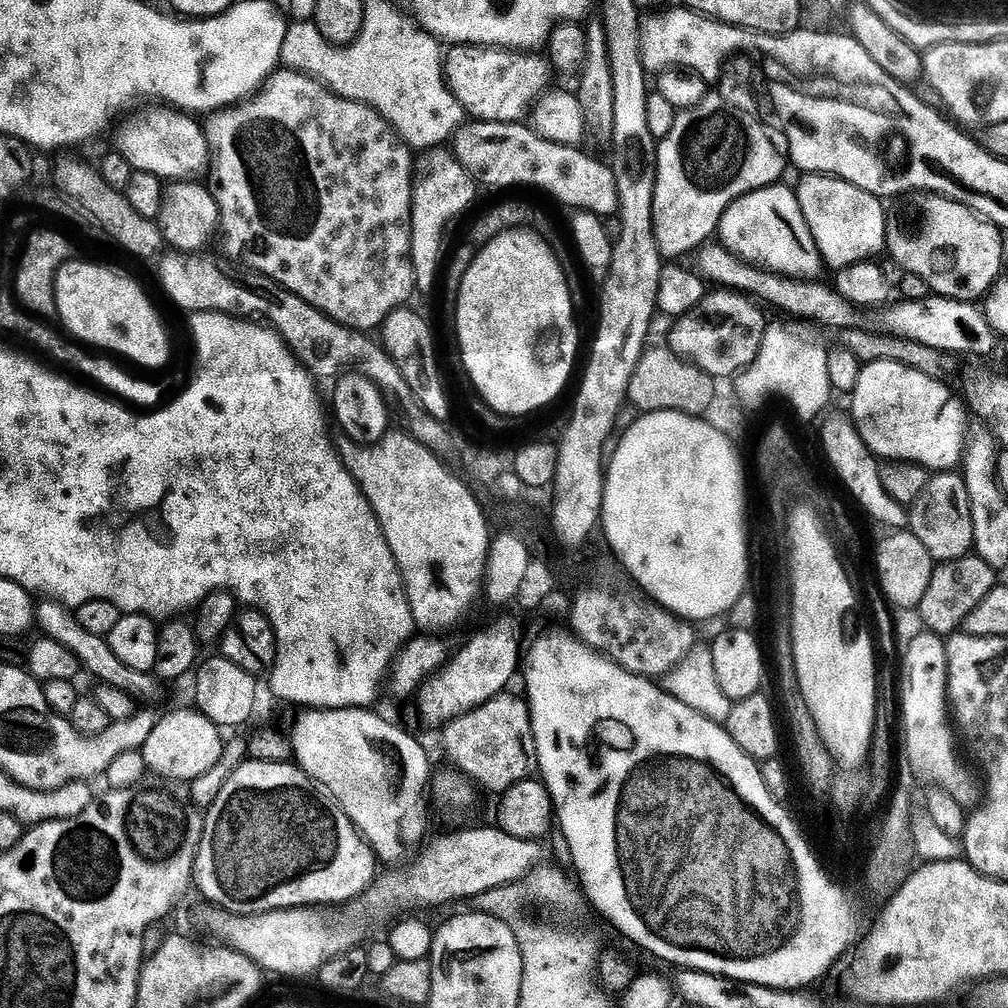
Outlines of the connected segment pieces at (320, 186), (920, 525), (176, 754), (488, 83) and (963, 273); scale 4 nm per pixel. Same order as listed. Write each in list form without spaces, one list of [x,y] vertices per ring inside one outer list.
[[[278,70],[274,72],[271,78],[267,81],[266,89],[259,93],[256,104],[245,103],[243,106],[233,107],[231,110],[225,111],[223,114],[217,115],[216,120],[212,124],[212,128],[207,129],[208,143],[212,145],[214,153],[214,172],[216,168],[216,186],[214,185],[215,198],[220,211],[220,223],[222,227],[222,236],[228,239],[228,248],[236,256],[241,256],[250,267],[256,272],[261,272],[264,276],[269,276],[276,284],[281,284],[279,287],[285,292],[292,292],[298,298],[302,298],[310,306],[314,306],[322,314],[326,314],[334,322],[338,322],[342,326],[352,328],[356,332],[372,334],[383,325],[387,318],[395,308],[407,305],[408,299],[411,298],[412,292],[417,291],[416,275],[414,274],[414,266],[412,265],[412,181],[414,179],[414,156],[407,144],[401,142],[392,127],[377,113],[374,109],[368,108],[354,101],[344,100],[340,96],[325,88],[318,81],[305,76],[301,72]]]
[[[940,470],[929,475],[926,490],[910,506],[908,528],[932,556],[933,561],[957,560],[973,551],[974,518],[970,514],[970,494],[963,475],[956,470]]]
[[[189,708],[161,715],[142,749],[145,769],[149,773],[157,772],[158,775],[165,776],[163,779],[168,782],[197,780],[199,776],[206,774],[206,770],[211,770],[224,753],[226,740],[225,737],[220,737],[223,736],[221,729],[198,710]]]
[[[452,46],[444,56],[444,75],[469,117],[519,124],[529,119],[552,80],[553,65],[543,55],[536,55],[540,54],[495,46]]]
[[[916,194],[905,199],[897,216],[893,215],[889,225],[887,251],[891,259],[903,266],[905,272],[918,274],[926,281],[926,286],[937,296],[951,300],[980,302],[992,291],[993,285],[1001,279],[1004,268],[1004,240],[1001,229],[991,220],[977,216],[965,204],[956,200],[947,200],[935,194]]]

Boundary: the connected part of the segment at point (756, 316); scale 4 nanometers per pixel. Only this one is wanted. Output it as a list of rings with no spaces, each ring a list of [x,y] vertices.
[[[712,290],[685,316],[679,317],[669,334],[667,343],[672,351],[679,353],[685,360],[691,360],[707,376],[735,377],[754,362],[762,346],[766,327],[765,309],[751,296],[731,290]]]

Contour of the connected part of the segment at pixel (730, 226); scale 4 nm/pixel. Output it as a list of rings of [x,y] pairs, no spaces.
[[[782,183],[754,190],[734,201],[726,214],[722,214],[718,240],[749,264],[758,264],[771,272],[795,276],[798,280],[810,280],[821,275],[822,261],[814,234],[810,234],[810,226],[806,226],[795,191],[785,188]]]

